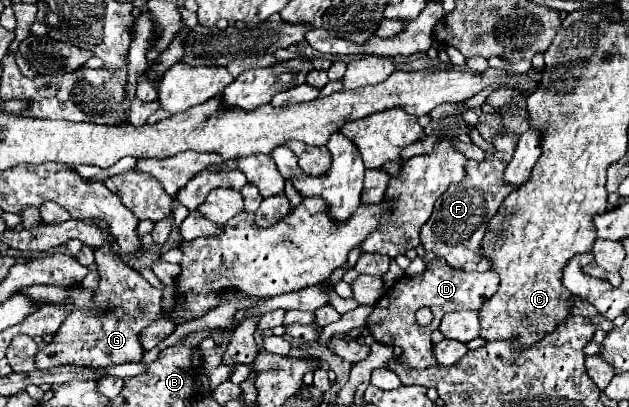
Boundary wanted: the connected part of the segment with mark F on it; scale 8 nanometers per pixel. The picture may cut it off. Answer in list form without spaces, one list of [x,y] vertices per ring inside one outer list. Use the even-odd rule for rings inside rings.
[[[505,133],[505,135],[493,135],[491,145],[495,147],[493,153],[485,151],[483,161],[467,161],[465,177],[461,183],[451,185],[437,201],[433,215],[421,229],[421,243],[425,251],[433,253],[435,257],[443,257],[451,267],[463,269],[463,271],[487,271],[491,269],[491,261],[487,261],[479,253],[479,243],[485,235],[485,229],[491,221],[491,217],[497,213],[503,199],[515,191],[513,185],[503,185],[503,169],[507,167],[507,161],[511,161],[511,153],[515,151],[515,145],[519,141],[519,135]]]

